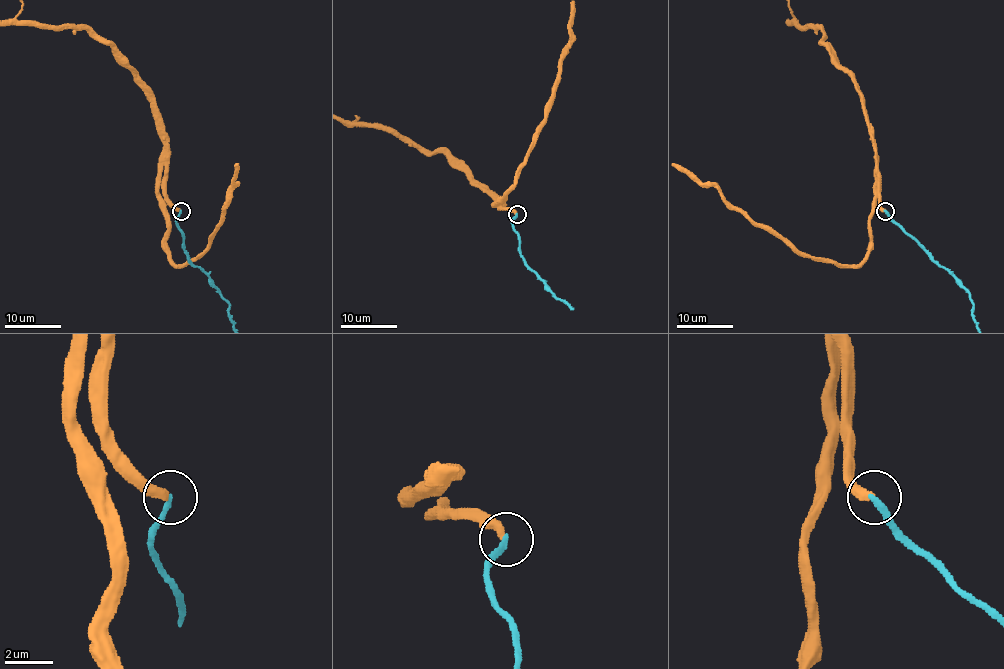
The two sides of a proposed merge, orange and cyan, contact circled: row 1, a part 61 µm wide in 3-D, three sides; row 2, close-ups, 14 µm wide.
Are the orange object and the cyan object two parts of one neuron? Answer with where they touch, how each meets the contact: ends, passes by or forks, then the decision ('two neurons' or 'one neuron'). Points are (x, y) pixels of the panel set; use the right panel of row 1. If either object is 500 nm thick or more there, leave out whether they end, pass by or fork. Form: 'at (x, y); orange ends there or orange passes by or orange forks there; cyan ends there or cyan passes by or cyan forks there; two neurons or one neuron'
at (885, 211); orange ends there; cyan ends there; two neurons

